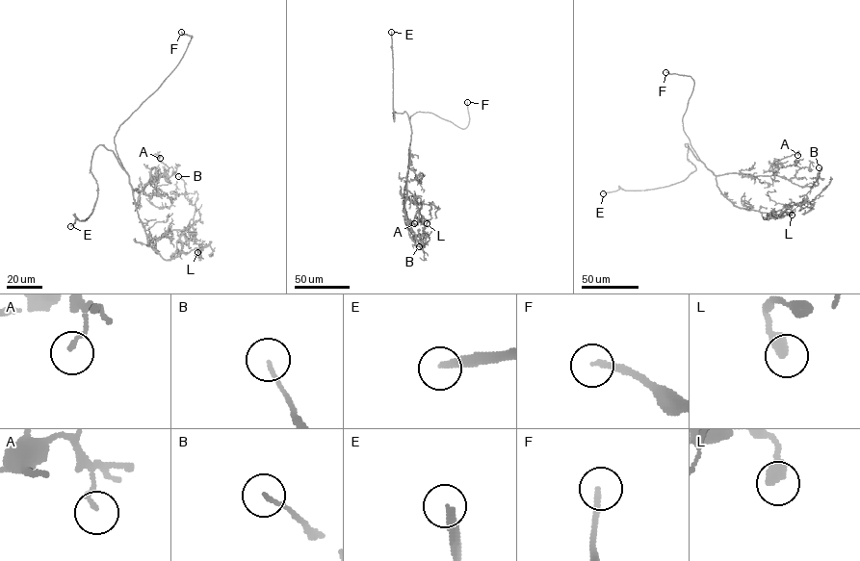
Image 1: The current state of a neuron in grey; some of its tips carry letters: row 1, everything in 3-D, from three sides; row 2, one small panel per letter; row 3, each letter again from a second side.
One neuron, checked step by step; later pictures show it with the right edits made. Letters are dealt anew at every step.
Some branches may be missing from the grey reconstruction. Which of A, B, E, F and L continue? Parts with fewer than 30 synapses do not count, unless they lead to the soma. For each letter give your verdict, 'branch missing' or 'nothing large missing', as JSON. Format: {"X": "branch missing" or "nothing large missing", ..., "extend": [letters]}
{"A": "nothing large missing", "B": "nothing large missing", "E": "branch missing", "F": "branch missing", "L": "nothing large missing", "extend": ["E", "F"]}

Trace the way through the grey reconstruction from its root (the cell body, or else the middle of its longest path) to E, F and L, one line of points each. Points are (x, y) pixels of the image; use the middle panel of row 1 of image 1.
E: (410, 140), (411, 126), (407, 114), (394, 112), (393, 118), (391, 32)
F: (410, 140), (410, 116), (419, 112), (431, 113), (464, 129), (469, 121), (467, 102)
L: (410, 140), (406, 189), (425, 204), (431, 204), (431, 217), (427, 223)

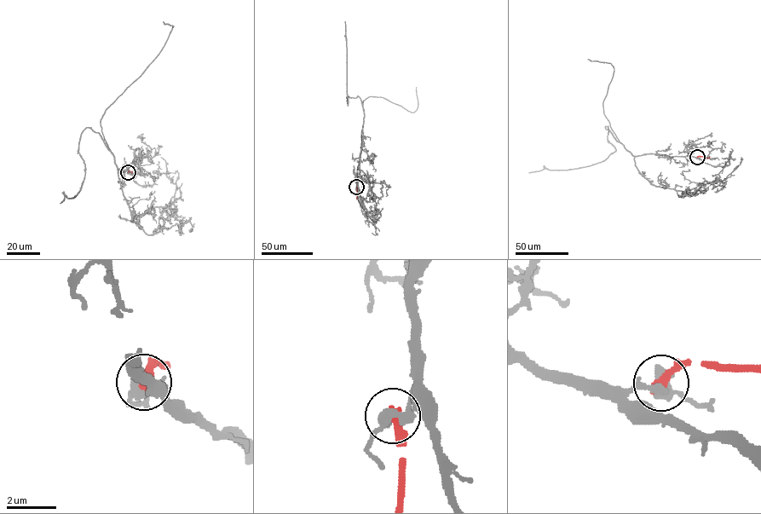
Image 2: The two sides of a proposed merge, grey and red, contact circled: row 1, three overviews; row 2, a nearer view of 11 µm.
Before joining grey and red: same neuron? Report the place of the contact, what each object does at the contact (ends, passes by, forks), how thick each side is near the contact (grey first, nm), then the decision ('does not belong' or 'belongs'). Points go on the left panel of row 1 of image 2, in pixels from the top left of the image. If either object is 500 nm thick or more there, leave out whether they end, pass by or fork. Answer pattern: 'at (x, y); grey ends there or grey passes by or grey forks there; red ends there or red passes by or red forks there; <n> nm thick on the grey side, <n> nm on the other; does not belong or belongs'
at (128, 172); grey passes by; red ends there; 440 nm thick on the grey side, 400 nm on the other; does not belong

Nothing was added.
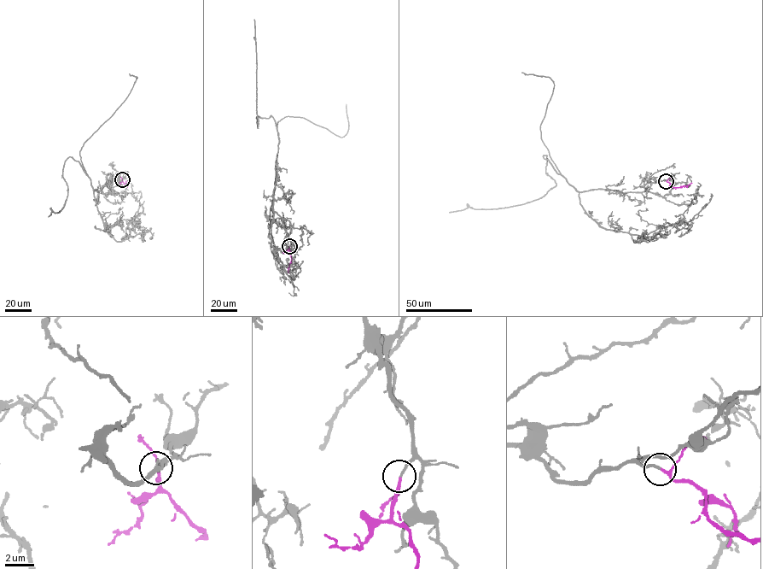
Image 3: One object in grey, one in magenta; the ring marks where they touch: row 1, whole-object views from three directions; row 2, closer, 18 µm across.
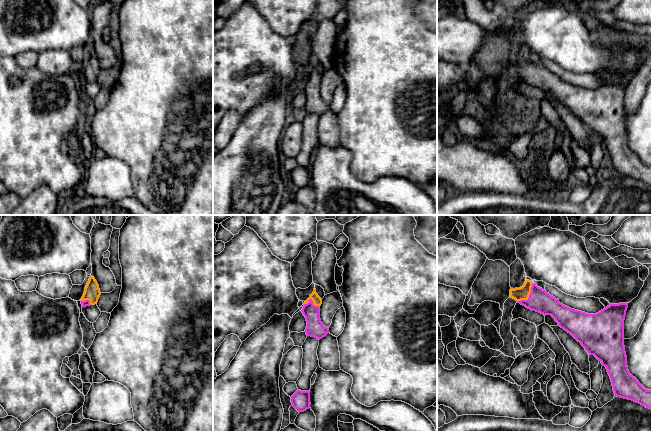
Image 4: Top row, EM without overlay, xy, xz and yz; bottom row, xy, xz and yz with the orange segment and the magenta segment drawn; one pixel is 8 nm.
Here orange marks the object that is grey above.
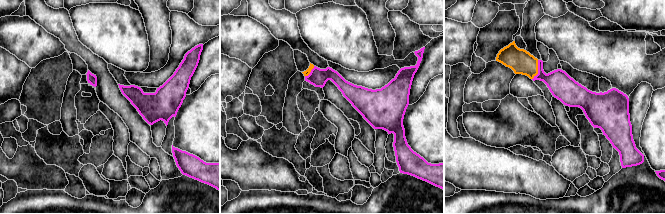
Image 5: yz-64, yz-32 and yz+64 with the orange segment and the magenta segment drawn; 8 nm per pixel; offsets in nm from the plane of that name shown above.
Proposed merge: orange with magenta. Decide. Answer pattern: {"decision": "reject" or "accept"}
{"decision": "accept"}

